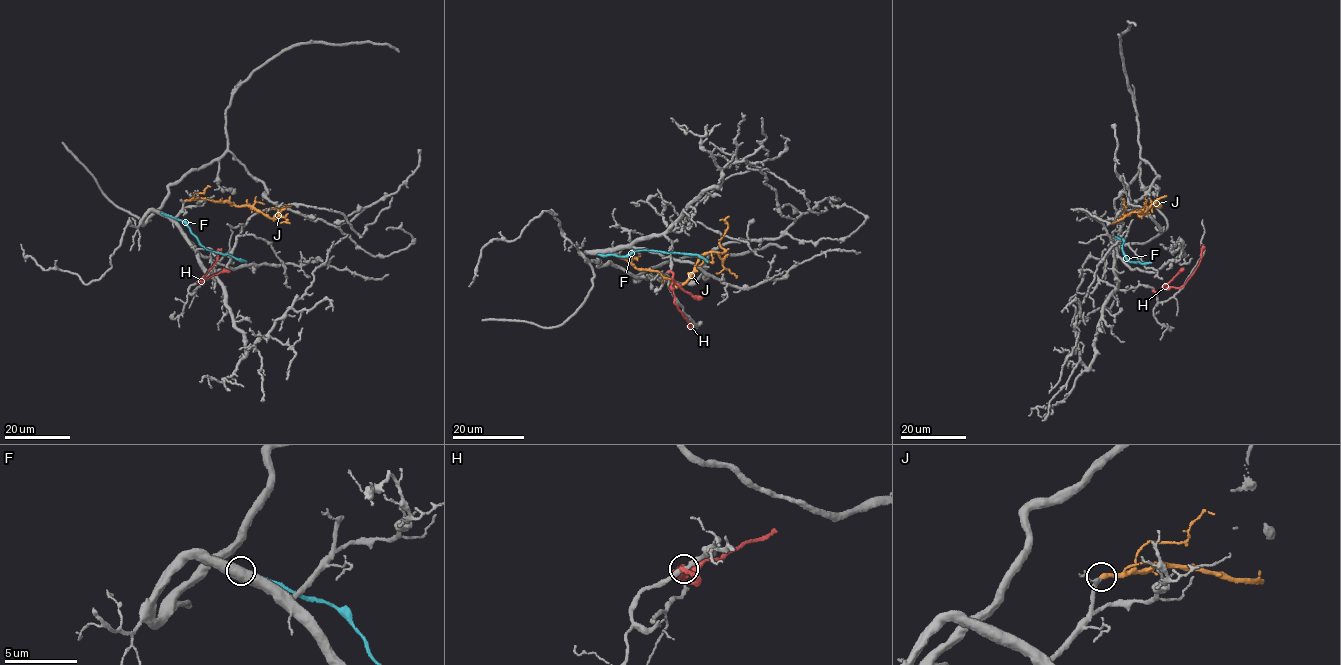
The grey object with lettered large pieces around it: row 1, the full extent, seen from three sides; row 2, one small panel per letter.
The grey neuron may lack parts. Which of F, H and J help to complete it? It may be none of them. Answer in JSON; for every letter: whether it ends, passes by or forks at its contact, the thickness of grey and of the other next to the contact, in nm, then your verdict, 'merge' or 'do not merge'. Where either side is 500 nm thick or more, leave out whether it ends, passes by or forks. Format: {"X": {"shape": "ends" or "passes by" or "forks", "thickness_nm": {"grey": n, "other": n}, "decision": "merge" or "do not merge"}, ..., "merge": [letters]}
{"F": {"thickness_nm": {"grey": 650, "other": 320}, "decision": "do not merge"}, "H": {"shape": "ends", "thickness_nm": {"grey": 320, "other": 280}, "decision": "do not merge"}, "J": {"shape": "ends", "thickness_nm": {"grey": 240, "other": 320}, "decision": "merge"}, "merge": ["J"]}

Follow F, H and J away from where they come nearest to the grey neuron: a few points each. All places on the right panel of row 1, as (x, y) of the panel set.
F: (1115, 237), (1122, 238), (1122, 248), (1130, 262), (1151, 262)
H: (1153, 290), (1179, 288), (1185, 283), (1199, 262), (1201, 245)
J: (1120, 218), (1130, 211), (1160, 206), (1144, 208), (1138, 214), (1142, 216), (1141, 212), (1130, 212), (1114, 225)

